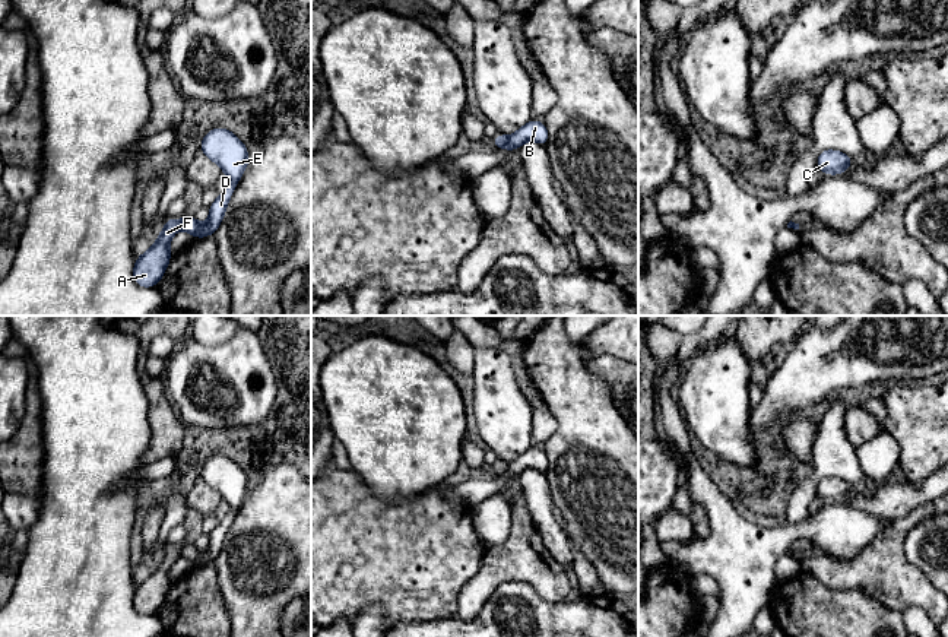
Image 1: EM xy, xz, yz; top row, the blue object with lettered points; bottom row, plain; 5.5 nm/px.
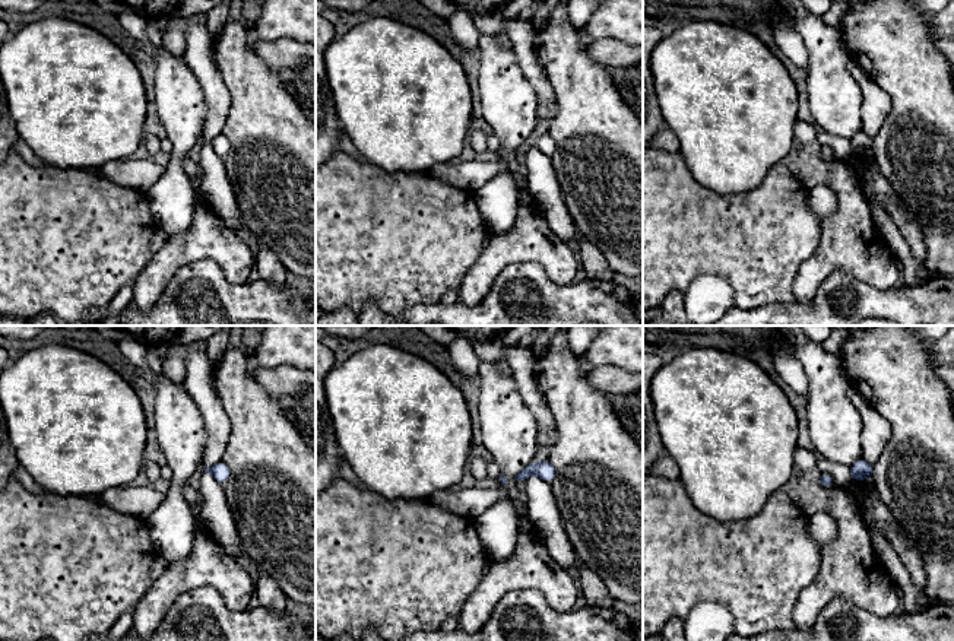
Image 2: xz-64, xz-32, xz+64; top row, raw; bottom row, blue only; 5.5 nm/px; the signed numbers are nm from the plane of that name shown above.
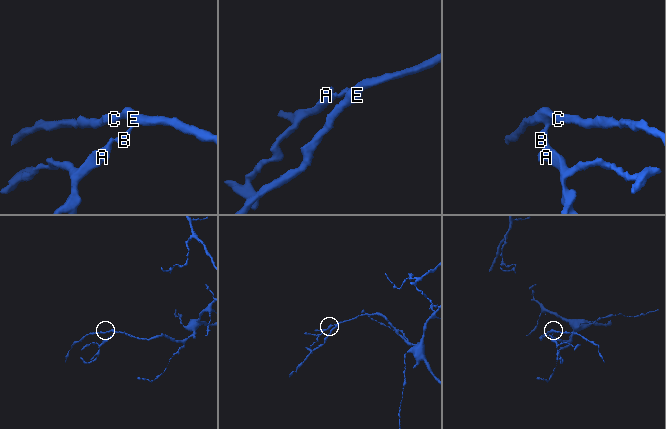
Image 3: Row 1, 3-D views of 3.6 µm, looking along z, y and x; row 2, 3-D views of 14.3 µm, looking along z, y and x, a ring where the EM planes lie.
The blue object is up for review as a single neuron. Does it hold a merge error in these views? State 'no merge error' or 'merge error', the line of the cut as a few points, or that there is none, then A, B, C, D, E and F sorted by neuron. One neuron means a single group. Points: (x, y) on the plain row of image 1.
merge error | xz (506, 465), (509, 475) | A F / B C D E

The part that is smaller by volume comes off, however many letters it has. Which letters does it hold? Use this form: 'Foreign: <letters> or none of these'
Foreign: A, F

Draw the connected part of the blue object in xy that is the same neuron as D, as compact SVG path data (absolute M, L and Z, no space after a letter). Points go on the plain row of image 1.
M216 454L210 457L200 470L200 478L229 506L229 513L219 520L219 525L209 533L209 548L202 552L194 543L186 543L180 548L181 557L190 560L194 565L213 562L219 555L232 520L248 492L248 479L245 472L229 457Z

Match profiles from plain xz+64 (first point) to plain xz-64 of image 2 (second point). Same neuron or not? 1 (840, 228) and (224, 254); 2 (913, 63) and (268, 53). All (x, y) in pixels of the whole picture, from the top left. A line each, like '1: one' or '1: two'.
1: one
2: two

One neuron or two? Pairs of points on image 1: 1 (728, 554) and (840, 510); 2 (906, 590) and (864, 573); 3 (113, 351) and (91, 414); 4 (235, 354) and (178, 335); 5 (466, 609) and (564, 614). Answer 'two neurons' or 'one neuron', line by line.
1: one neuron
2: one neuron
3: one neuron
4: two neurons
5: two neurons

